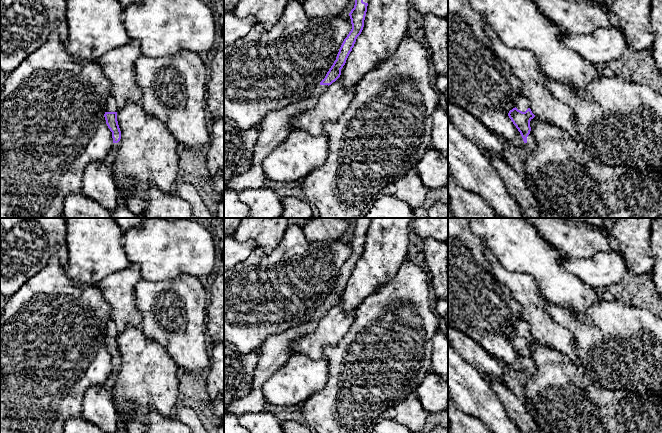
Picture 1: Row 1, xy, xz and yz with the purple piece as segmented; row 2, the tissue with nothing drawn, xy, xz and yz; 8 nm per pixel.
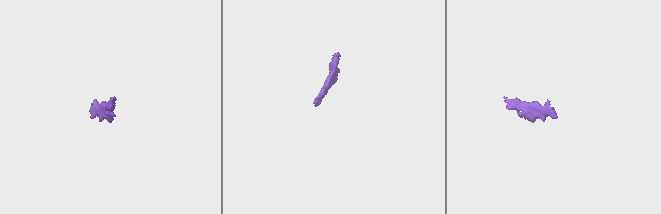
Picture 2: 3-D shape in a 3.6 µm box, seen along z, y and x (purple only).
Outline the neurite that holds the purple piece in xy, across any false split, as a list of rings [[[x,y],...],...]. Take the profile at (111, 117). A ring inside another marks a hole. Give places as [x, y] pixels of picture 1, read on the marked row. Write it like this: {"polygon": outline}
{"polygon": [[[109,96],[107,98],[104,110],[106,124],[110,131],[112,132],[113,143],[118,143],[121,139],[121,131],[117,121],[117,112],[119,111],[119,109],[116,105],[116,100],[112,96]]]}

